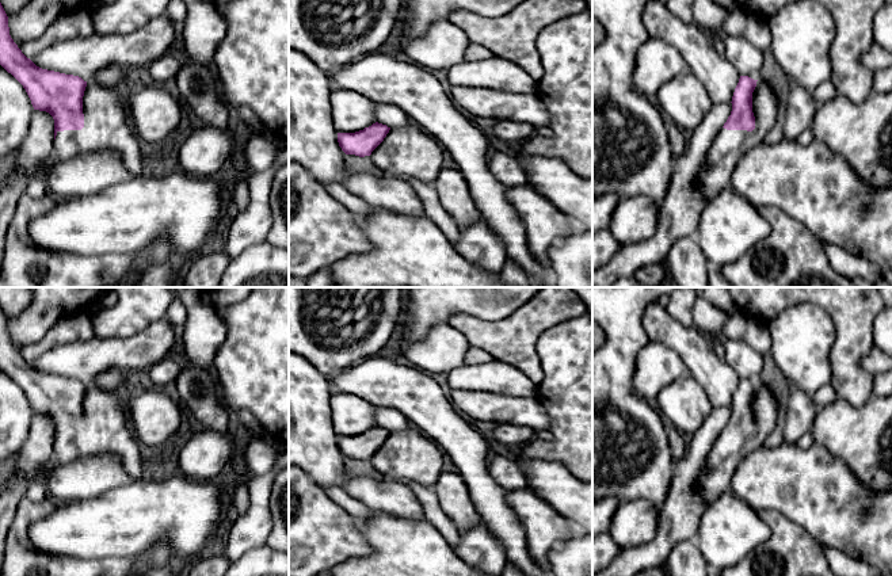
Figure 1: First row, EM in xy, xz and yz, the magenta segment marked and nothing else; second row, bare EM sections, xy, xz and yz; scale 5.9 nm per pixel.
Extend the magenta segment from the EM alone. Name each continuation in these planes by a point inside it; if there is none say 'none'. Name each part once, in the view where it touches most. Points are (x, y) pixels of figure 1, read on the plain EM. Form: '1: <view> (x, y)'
1: yz (728, 450)

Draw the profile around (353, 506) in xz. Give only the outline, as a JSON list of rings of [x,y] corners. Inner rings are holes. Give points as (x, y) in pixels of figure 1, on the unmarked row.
[[[325,488],[324,491],[331,500],[355,518],[366,519],[374,515],[374,511],[370,507],[348,495],[343,488]]]

